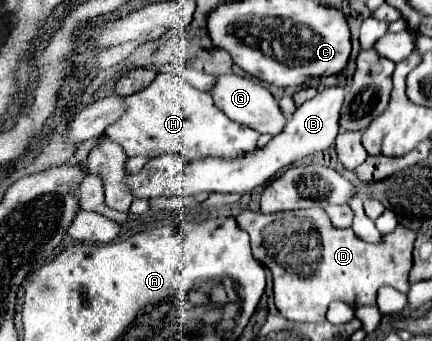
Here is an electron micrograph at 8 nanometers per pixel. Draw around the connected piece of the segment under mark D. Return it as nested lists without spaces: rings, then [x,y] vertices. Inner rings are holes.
[[[320,206],[276,214],[246,210],[236,220],[238,226],[250,234],[256,260],[270,268],[276,308],[288,320],[324,322],[328,304],[336,300],[348,306],[374,306],[380,286],[392,286],[404,294],[408,292],[416,232],[402,224],[382,236],[378,244],[370,244],[358,238],[350,228],[334,228]]]

